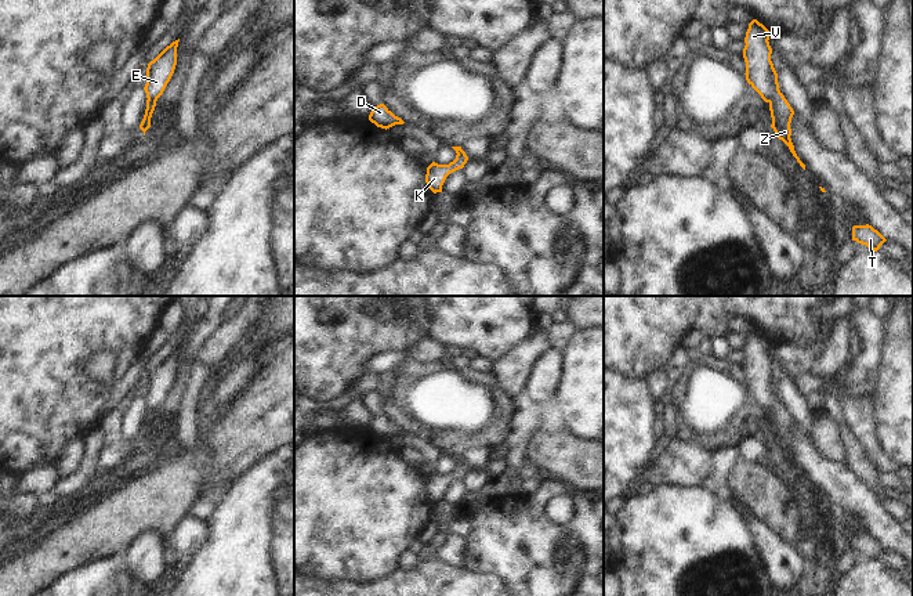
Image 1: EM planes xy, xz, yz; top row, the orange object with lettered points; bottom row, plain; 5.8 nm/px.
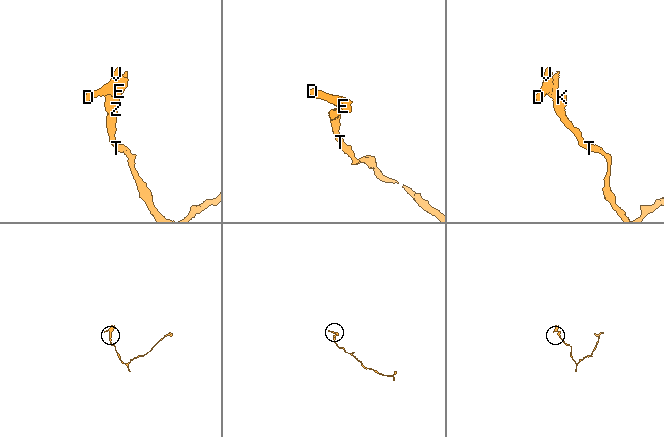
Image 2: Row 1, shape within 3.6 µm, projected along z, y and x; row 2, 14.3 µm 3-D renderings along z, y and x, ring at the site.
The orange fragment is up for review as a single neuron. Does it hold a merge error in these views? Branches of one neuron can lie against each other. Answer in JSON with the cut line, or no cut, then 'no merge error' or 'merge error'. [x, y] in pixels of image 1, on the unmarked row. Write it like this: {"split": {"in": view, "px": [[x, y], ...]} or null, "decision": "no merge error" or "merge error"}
{"split": null, "decision": "no merge error"}

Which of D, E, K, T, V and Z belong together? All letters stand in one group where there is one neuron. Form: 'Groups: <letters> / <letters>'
Groups: D E K T V Z

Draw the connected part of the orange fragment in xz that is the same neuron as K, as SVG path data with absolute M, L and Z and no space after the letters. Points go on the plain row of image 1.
M452 456L452 458L457 463L456 469L453 472L450 472L449 474L438 474L438 473L432 472L427 477L425 492L434 503L442 502L442 495L443 495L446 487L450 483L453 483L459 478L463 478L468 470L468 466L461 459L461 456Z

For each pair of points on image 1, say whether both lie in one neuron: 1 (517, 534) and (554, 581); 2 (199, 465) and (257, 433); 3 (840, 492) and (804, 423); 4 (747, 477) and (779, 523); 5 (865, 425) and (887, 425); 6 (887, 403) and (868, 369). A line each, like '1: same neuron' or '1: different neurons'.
1: same neuron
2: same neuron
3: different neurons
4: same neuron
5: different neurons
6: different neurons

